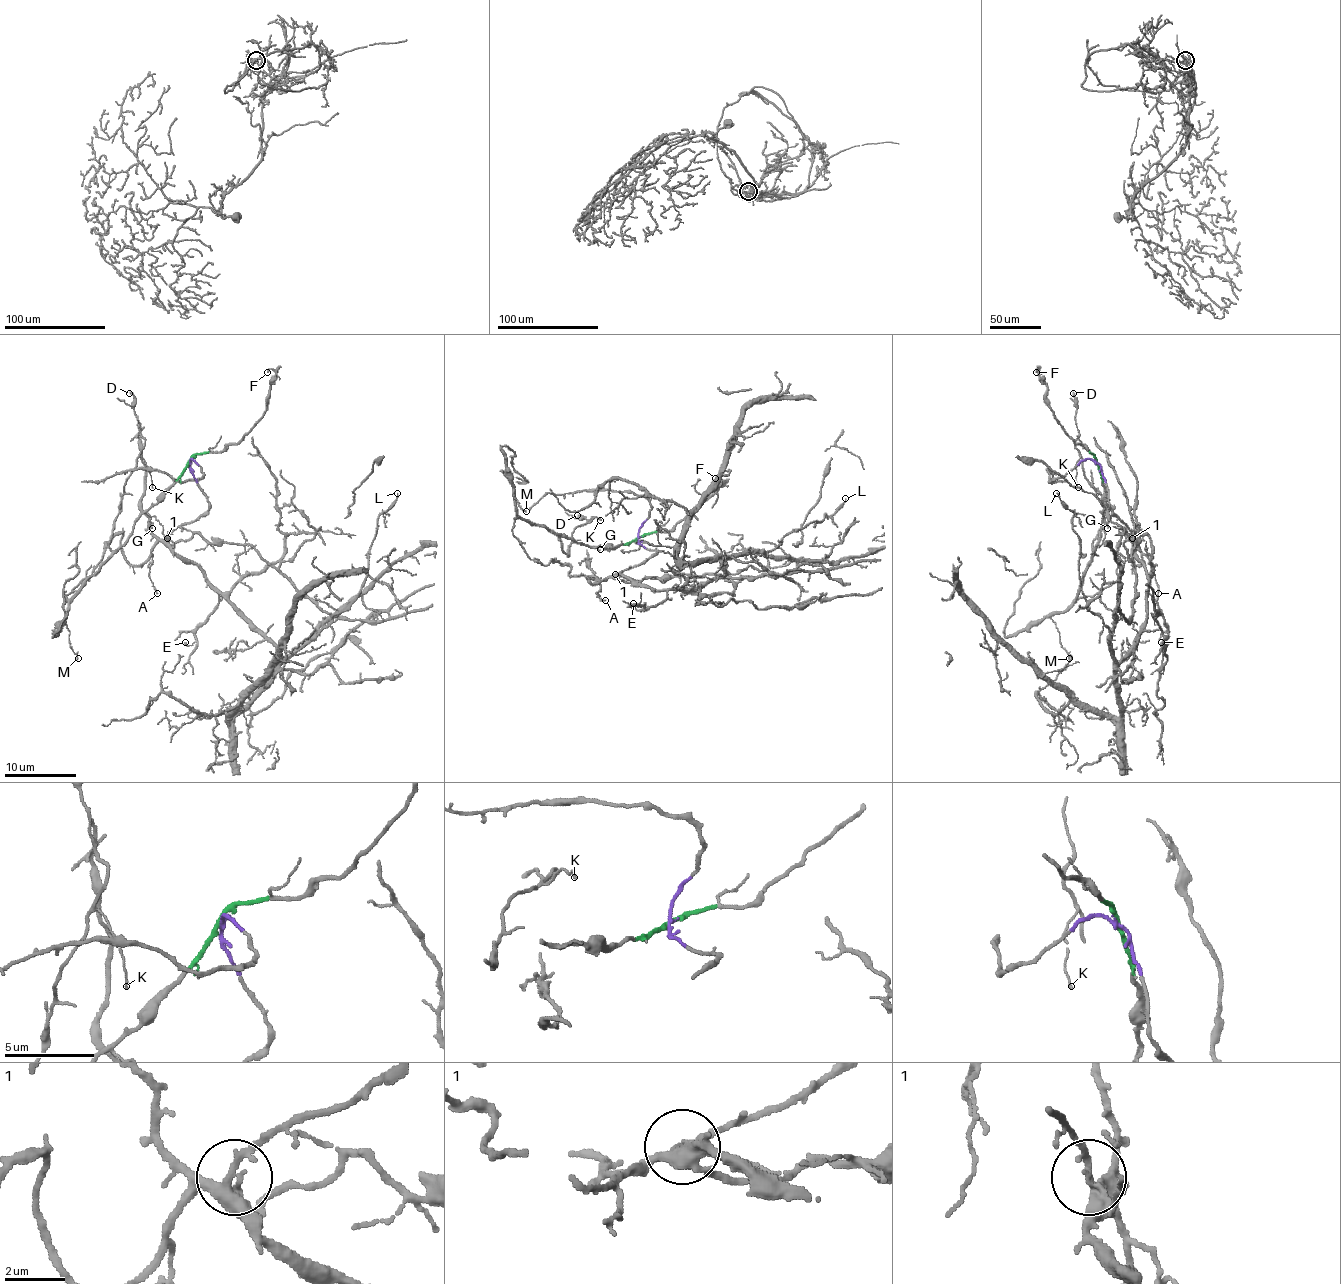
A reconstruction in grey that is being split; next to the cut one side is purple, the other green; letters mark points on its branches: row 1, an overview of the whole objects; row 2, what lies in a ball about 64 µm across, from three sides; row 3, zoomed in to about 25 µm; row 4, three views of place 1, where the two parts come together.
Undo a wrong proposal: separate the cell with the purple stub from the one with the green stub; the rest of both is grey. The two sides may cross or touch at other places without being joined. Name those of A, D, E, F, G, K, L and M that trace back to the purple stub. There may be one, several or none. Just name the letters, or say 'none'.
A, E, L

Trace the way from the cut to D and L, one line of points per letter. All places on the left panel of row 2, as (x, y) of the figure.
D: (190, 462), (134, 523), (133, 534), (113, 550), (109, 539), (124, 483), (145, 440), (129, 392)
L: (190, 462), (208, 509), (167, 544), (276, 648), (274, 663), (356, 596), (378, 517), (398, 492)

